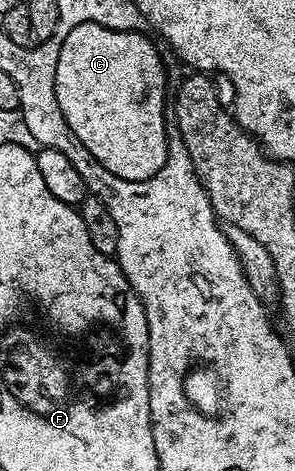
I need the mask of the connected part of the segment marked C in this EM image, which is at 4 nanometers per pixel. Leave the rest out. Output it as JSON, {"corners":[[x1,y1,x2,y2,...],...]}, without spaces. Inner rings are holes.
{"corners":[[81,23,78,27,73,27,64,37,63,45,60,47,59,60,56,64,56,102,59,103,59,109,63,112,63,117,67,120,70,131,75,134,81,143,90,151,92,157,111,171,117,178,124,181,139,182,149,181,155,176,166,163,166,157,169,154,169,131,165,123,167,121,167,97,165,101,165,69,163,61,156,47,146,38,147,35,140,31,125,31,113,28,103,27,102,24]]}

